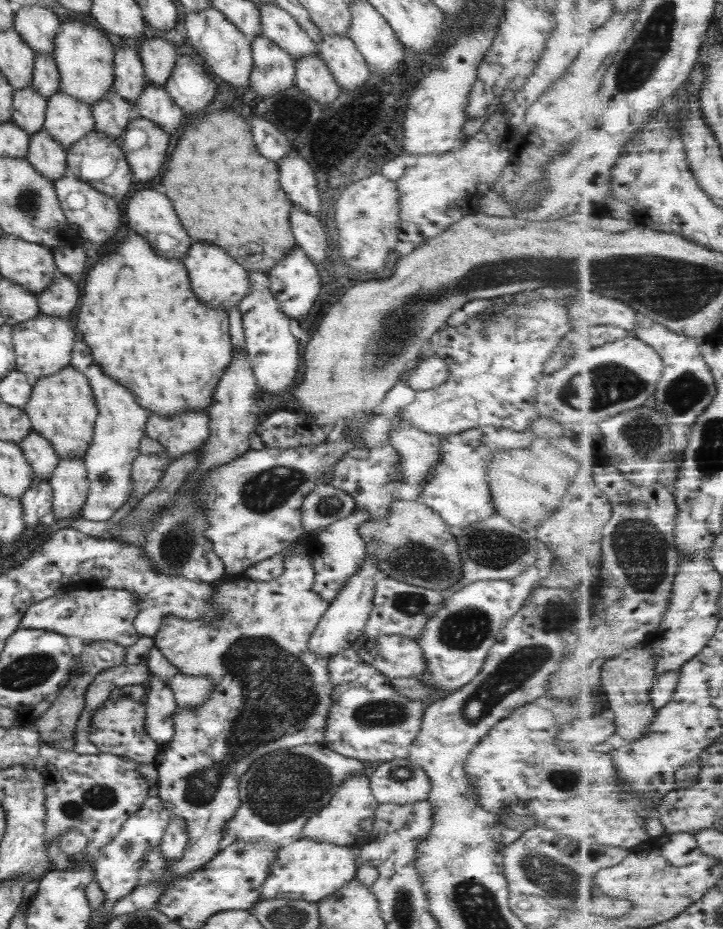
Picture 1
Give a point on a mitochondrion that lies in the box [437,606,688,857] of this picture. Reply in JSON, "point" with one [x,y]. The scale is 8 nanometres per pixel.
{"point":[515,671]}

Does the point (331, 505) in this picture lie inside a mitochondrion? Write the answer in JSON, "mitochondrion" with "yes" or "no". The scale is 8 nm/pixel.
{"mitochondrion":"yes"}

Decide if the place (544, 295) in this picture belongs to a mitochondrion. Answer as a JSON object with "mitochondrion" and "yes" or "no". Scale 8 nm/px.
{"mitochondrion":"yes"}

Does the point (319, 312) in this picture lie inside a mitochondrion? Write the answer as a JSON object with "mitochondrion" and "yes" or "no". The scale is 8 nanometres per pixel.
{"mitochondrion":"no"}

